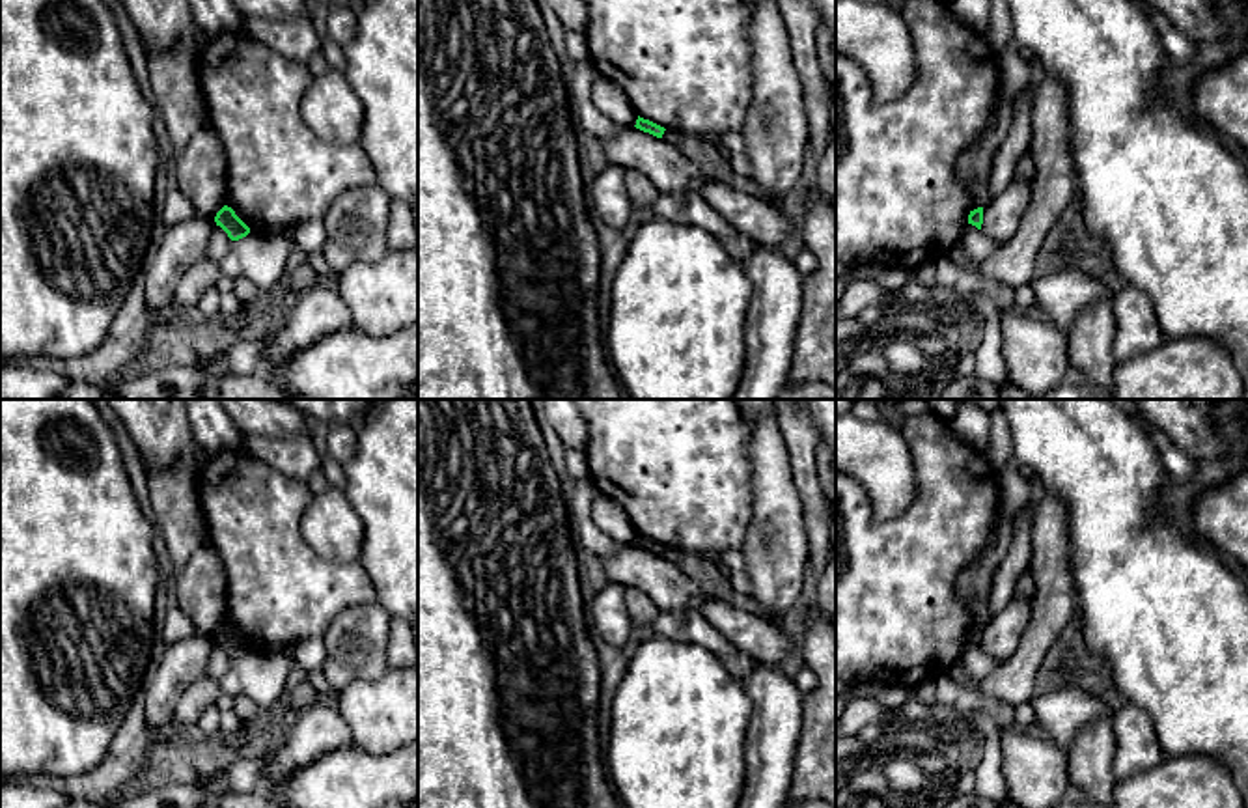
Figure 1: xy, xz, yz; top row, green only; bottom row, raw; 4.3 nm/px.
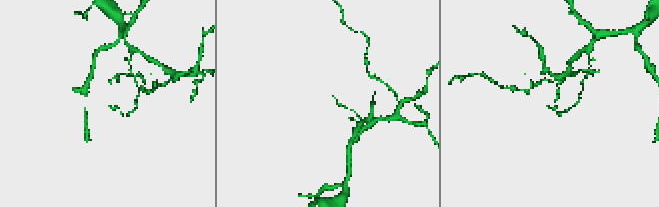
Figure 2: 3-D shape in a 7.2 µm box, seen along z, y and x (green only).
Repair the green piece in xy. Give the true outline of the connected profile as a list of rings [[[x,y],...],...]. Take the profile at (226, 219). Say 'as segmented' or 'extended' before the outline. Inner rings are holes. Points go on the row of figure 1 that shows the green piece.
as segmented; [[[228,205],[216,213],[215,222],[228,233],[231,241],[239,241],[250,233],[250,228]]]

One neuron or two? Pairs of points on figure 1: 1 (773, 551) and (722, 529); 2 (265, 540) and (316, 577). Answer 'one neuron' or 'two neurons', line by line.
1: two neurons
2: one neuron

